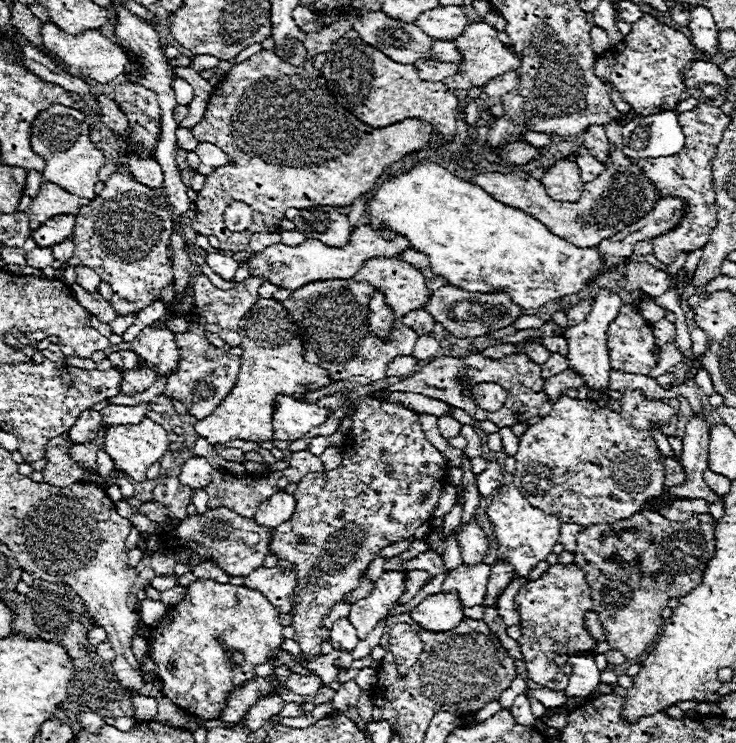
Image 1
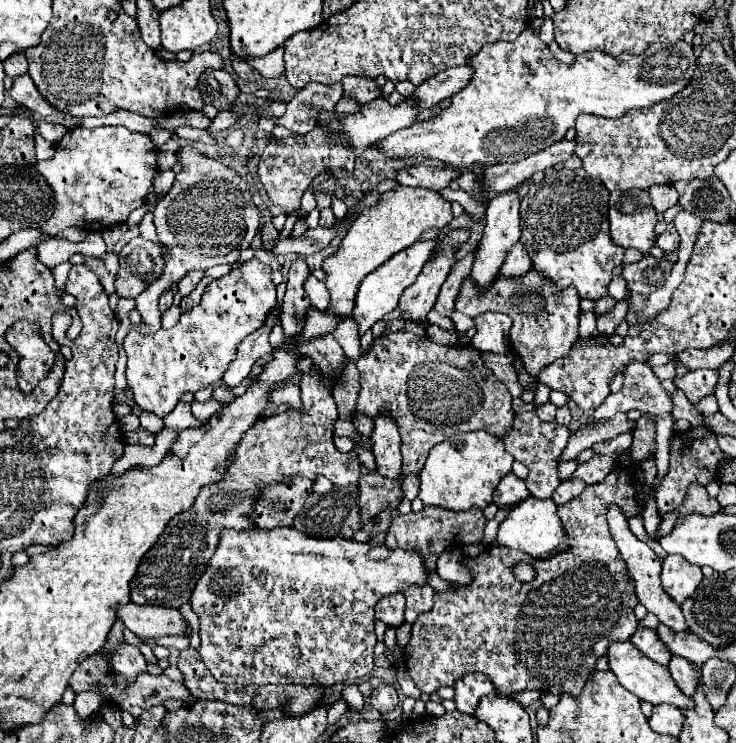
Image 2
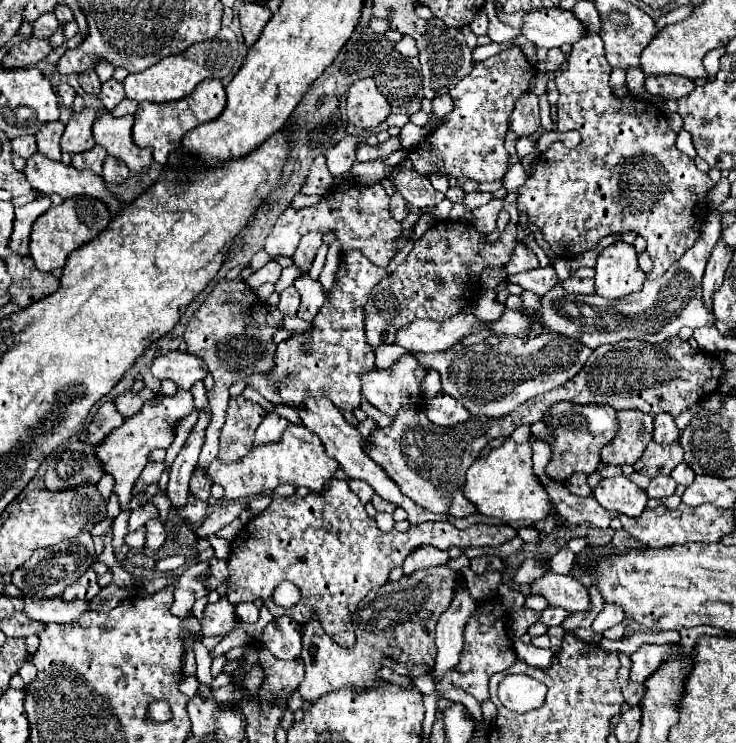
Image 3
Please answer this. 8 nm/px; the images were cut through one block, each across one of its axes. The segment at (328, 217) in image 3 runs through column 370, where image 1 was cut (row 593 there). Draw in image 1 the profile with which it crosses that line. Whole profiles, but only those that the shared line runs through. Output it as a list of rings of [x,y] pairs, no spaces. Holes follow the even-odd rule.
[[[196,580],[190,586],[186,586],[186,594],[178,606],[170,606],[168,614],[164,616],[164,622],[150,632],[150,656],[156,662],[156,676],[162,684],[162,694],[170,698],[178,708],[206,720],[214,720],[220,716],[226,704],[226,694],[230,688],[240,686],[242,682],[248,682],[254,678],[254,666],[266,664],[270,660],[272,650],[280,648],[282,644],[282,624],[278,622],[276,608],[268,602],[268,598],[258,592],[250,590],[246,586],[232,586],[232,584],[220,584],[214,580]],[[224,646],[244,652],[244,662],[234,670],[226,662]],[[168,664],[174,664],[174,668],[168,668]]]

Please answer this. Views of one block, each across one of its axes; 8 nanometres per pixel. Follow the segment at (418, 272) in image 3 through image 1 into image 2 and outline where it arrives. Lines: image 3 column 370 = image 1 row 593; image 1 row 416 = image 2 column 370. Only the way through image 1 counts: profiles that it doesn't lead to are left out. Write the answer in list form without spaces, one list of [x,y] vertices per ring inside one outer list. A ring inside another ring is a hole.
[[[394,332],[378,338],[372,344],[372,350],[364,354],[356,362],[360,374],[360,392],[356,400],[356,412],[376,418],[376,414],[390,414],[396,420],[400,438],[402,438],[402,476],[420,472],[428,452],[434,444],[448,440],[454,434],[486,430],[498,438],[502,438],[514,420],[514,410],[510,406],[512,396],[506,386],[494,376],[490,368],[486,368],[480,350],[472,346],[440,346],[432,342],[428,336],[420,338],[414,332]]]

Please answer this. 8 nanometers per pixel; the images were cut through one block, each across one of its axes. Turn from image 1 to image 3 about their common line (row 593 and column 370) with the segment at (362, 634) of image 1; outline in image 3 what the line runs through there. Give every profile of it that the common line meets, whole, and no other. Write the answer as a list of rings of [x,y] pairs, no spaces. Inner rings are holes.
[[[404,354],[390,370],[374,368],[368,374],[364,374],[364,378],[360,378],[360,382],[362,382],[362,398],[368,400],[380,412],[394,418],[400,408],[404,408],[404,406],[406,408],[418,408],[424,402],[424,398],[420,394],[420,384],[422,384],[422,378],[425,375],[426,370],[418,361],[411,354]]]

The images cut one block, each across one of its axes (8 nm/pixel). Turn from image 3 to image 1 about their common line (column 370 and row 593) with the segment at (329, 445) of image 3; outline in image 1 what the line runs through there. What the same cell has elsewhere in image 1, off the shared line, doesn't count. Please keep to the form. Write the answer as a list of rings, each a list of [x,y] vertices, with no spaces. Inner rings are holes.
[[[462,564],[448,574],[448,578],[442,584],[442,592],[458,590],[462,606],[468,606],[468,608],[478,606],[484,602],[488,578],[490,578],[488,564],[476,564],[476,566]]]

